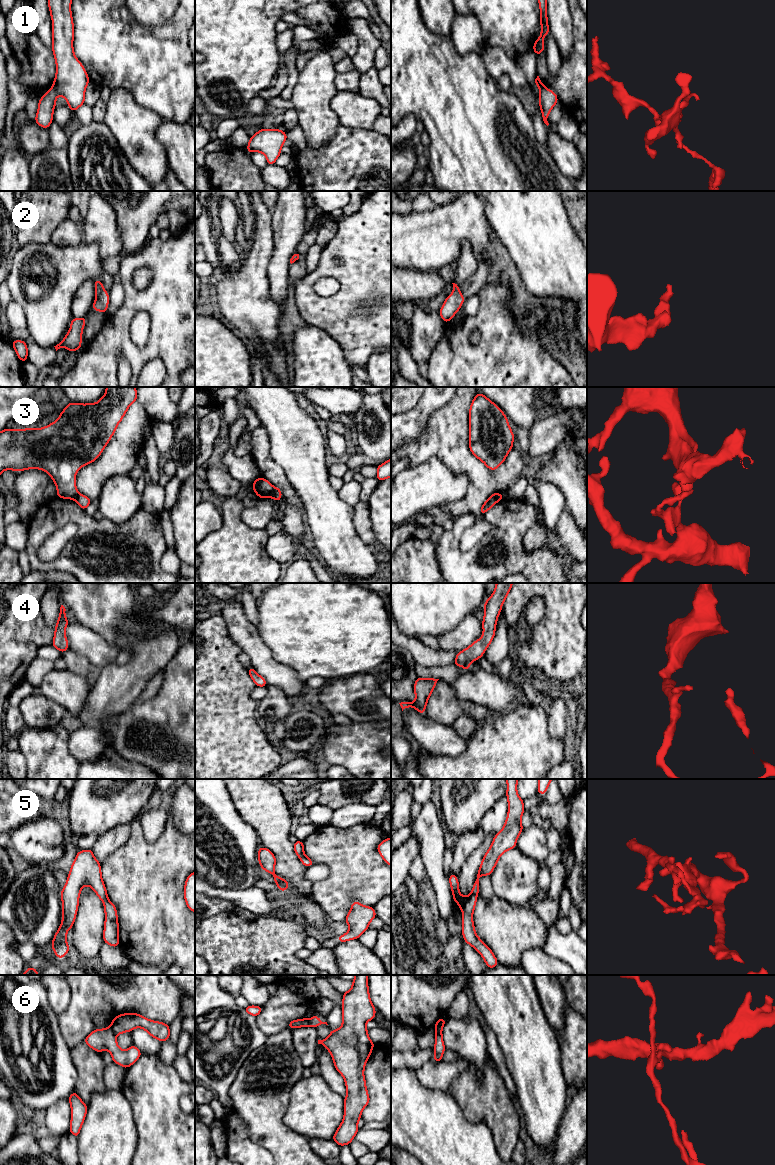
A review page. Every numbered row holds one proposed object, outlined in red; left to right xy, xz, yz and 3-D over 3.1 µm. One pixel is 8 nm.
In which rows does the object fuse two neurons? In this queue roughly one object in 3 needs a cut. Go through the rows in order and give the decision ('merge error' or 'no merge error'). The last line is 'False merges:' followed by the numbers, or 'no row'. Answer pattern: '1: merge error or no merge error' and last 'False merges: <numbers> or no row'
1: merge error
2: merge error
3: merge error
4: no merge error
5: merge error
6: merge error
False merges: 1, 2, 3, 5, 6

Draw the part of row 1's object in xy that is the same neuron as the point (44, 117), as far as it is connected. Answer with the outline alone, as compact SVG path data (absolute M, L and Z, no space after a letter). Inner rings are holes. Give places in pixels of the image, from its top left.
M49 90L38 102L38 111L35 117L35 122L42 128L48 129L53 121L55 106L56 93L53 90Z

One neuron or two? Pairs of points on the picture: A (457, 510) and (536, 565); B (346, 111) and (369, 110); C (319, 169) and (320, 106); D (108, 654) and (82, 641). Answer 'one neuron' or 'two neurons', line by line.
A: two neurons
B: one neuron
C: two neurons
D: one neuron

